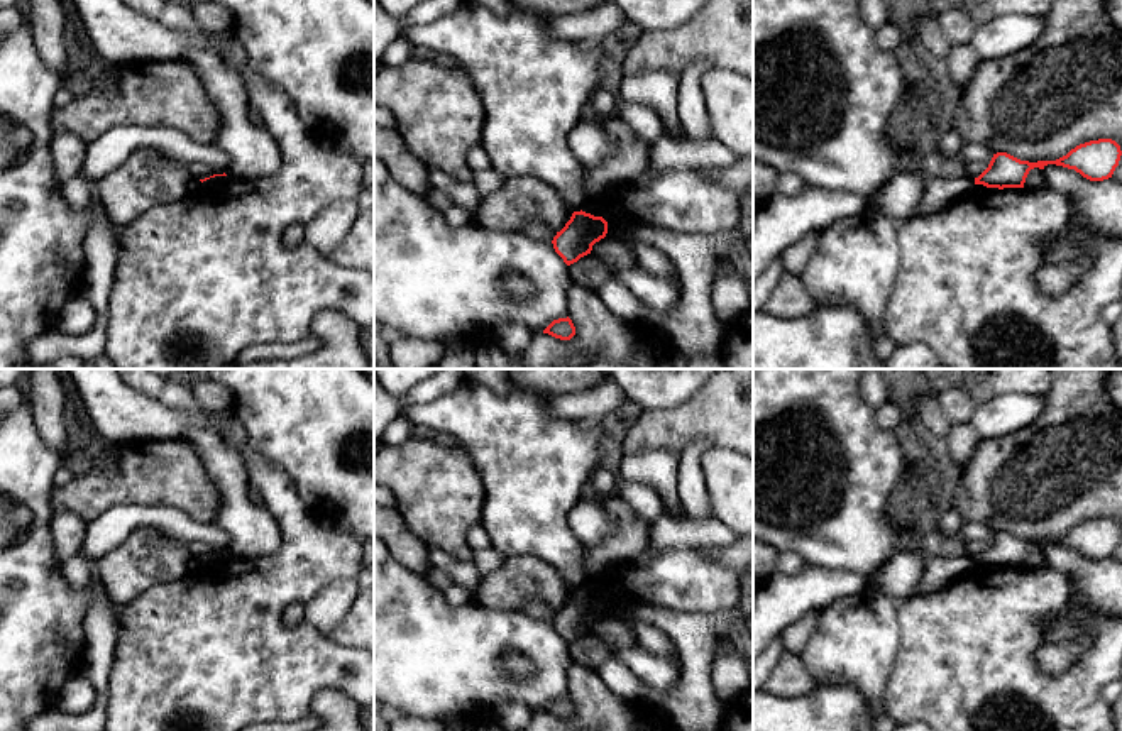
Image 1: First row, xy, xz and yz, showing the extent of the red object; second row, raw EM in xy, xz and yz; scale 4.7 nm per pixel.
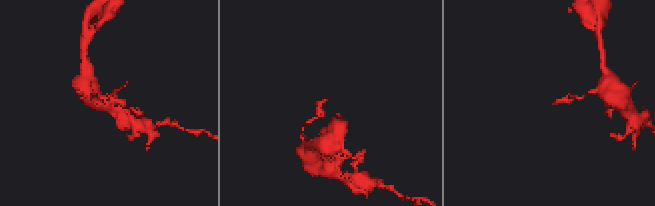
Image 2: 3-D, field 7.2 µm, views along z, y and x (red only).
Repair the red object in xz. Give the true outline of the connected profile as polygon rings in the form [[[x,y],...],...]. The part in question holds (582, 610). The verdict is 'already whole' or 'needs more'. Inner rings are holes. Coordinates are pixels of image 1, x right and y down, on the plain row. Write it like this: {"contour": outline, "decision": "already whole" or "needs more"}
{"contour": [[[574,591],[552,623],[567,645],[591,633],[592,624],[608,613],[608,601],[586,591]]], "decision": "already whole"}

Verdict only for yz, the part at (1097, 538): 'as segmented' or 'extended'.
as segmented

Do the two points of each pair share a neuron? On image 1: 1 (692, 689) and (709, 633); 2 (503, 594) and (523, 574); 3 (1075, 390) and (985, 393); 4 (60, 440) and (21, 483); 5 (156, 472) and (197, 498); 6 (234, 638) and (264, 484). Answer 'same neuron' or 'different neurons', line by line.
1: same neuron
2: same neuron
3: different neurons
4: different neurons
5: same neuron
6: same neuron

